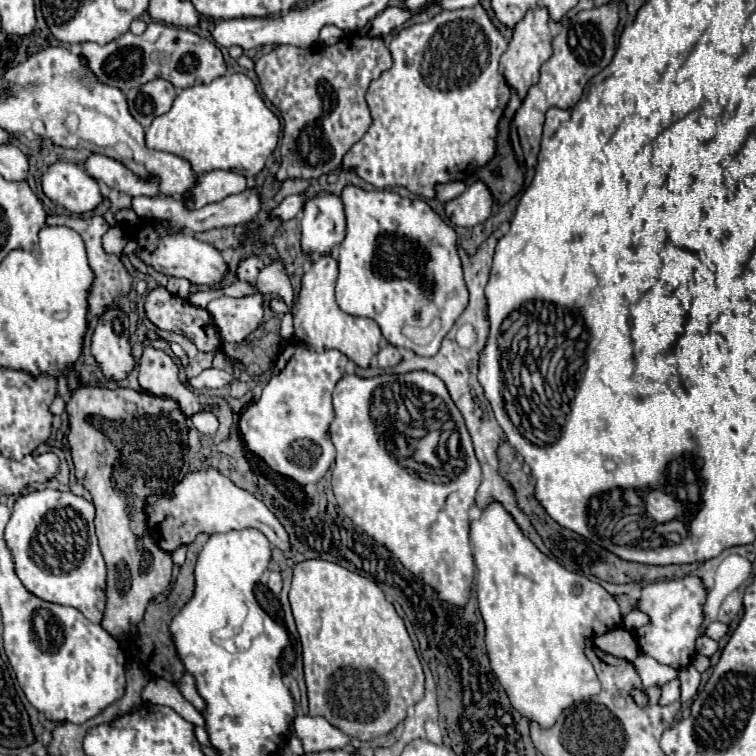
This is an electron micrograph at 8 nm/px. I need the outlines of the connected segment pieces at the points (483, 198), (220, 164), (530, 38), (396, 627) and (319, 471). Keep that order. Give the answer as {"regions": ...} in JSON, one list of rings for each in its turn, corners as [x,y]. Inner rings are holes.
{"regions":[[[[474,182],[464,194],[446,202],[446,216],[456,226],[476,226],[492,214],[492,194],[484,182]]],[[[246,74],[220,76],[210,84],[184,88],[170,112],[156,116],[146,130],[146,146],[176,154],[192,164],[196,174],[210,170],[238,170],[256,176],[266,158],[274,152],[280,134],[280,120],[258,96],[254,82]]],[[[530,8],[524,18],[514,26],[512,38],[508,42],[506,52],[500,58],[500,74],[506,78],[508,86],[518,92],[518,96],[524,100],[528,88],[538,82],[538,70],[542,62],[546,62],[552,56],[552,34],[550,34],[550,20],[546,8]]],[[[304,560],[294,564],[288,598],[302,642],[310,716],[324,716],[334,728],[362,742],[372,742],[378,736],[388,734],[406,718],[406,710],[422,700],[424,672],[404,620],[384,598],[384,592],[376,582],[350,572],[340,564],[328,560]]],[[[290,344],[272,368],[272,378],[264,386],[258,402],[250,404],[240,420],[240,438],[250,452],[260,456],[274,472],[298,484],[318,482],[334,462],[336,448],[330,440],[332,390],[346,374],[348,358],[338,350],[310,352],[302,344]]]]}

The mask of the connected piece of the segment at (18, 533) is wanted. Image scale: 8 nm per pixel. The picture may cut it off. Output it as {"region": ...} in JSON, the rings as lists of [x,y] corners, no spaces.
{"region":[[[34,490],[18,496],[6,526],[16,574],[38,598],[78,608],[90,622],[100,624],[104,614],[106,566],[94,534],[94,504],[60,490]]]}

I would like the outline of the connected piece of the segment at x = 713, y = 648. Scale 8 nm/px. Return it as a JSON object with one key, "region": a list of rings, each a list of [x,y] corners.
{"region":[[[700,634],[696,640],[696,651],[698,654],[702,654],[712,657],[718,650],[718,643],[713,639],[707,637],[705,634]]]}

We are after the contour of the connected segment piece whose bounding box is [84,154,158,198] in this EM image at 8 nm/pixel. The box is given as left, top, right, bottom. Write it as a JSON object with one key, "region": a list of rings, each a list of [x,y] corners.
{"region":[[[90,154],[84,160],[84,170],[98,182],[108,184],[114,190],[126,192],[128,196],[158,196],[158,180],[140,180],[136,178],[124,164],[100,156],[100,154]]]}

